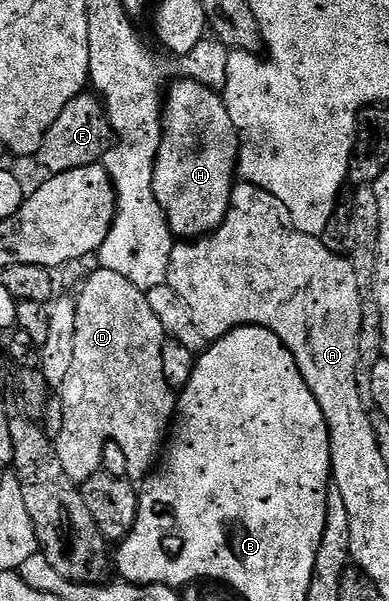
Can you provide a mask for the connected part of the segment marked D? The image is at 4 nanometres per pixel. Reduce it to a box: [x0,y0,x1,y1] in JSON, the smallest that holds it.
[55,267,178,483]

